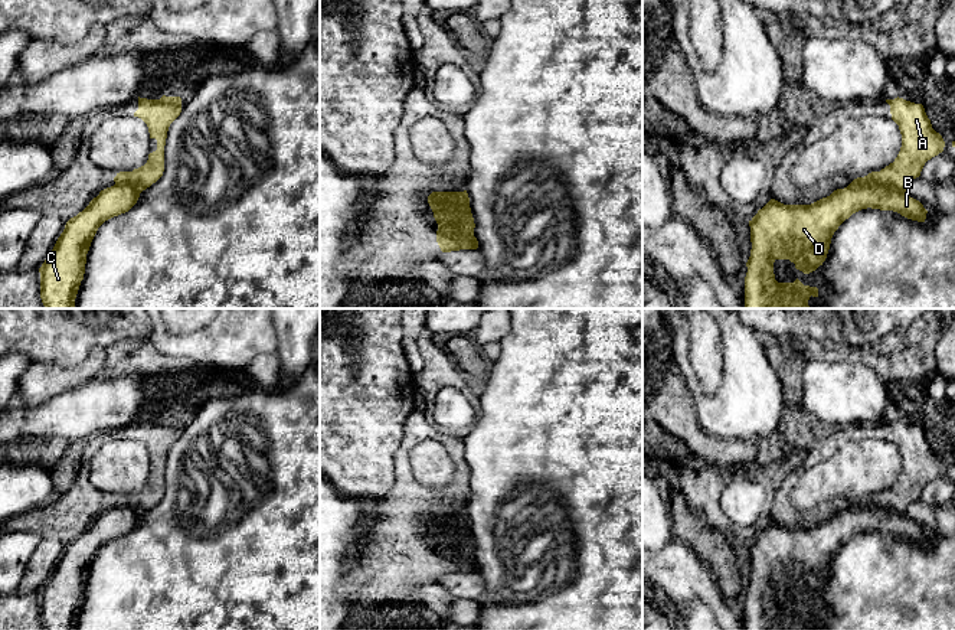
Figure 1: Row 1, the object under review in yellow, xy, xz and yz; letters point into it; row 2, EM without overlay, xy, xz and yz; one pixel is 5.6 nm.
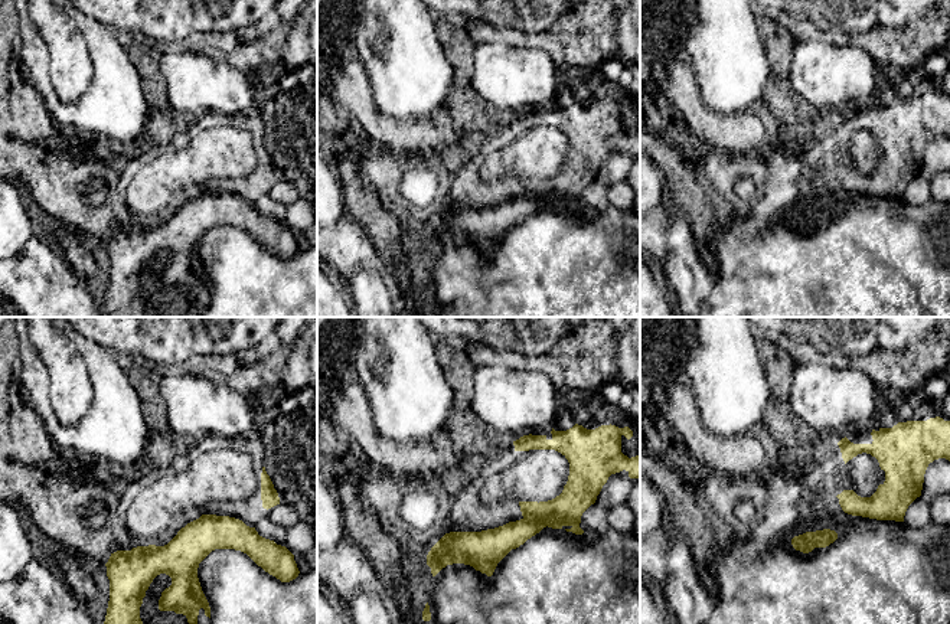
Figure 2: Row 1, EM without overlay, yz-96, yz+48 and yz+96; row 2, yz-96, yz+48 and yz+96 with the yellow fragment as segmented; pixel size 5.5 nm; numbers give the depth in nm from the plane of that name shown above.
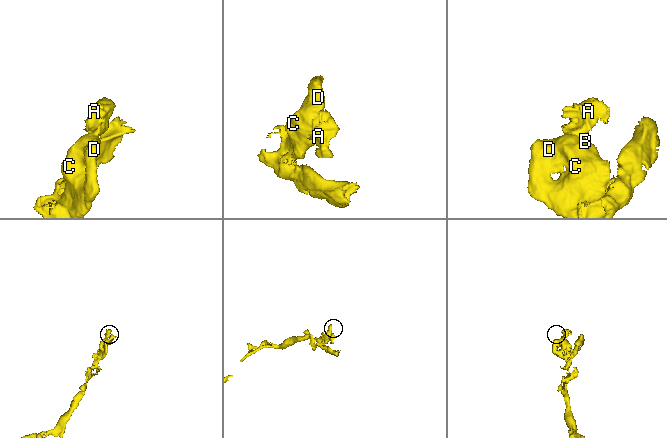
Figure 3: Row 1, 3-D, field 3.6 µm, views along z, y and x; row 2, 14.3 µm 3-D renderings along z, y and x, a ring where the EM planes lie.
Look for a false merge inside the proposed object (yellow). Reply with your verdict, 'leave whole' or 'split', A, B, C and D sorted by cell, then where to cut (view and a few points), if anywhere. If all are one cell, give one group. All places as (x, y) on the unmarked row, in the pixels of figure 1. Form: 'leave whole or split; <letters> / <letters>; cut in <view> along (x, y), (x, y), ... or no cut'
split; A / B C D; cut in yz along (854, 502), (885, 508), (903, 515)

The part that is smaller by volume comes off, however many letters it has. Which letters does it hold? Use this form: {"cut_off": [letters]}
{"cut_off": ["A"]}

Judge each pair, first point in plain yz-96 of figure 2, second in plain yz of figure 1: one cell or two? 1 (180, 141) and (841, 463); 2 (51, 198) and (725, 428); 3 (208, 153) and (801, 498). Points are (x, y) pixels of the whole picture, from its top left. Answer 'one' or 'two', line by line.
1: two
2: two
3: one

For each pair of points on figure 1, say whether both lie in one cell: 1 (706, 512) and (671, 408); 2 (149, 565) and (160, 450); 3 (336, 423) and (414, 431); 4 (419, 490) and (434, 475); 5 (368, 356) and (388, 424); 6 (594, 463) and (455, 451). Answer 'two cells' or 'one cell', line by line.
1: one cell
2: two cells
3: two cells
4: two cells
5: one cell
6: two cells

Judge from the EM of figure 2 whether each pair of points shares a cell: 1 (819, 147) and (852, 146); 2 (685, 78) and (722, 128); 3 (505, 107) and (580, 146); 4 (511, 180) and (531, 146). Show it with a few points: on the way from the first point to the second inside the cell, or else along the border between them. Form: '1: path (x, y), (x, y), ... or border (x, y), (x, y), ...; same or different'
1: border (854, 133), (845, 149), (851, 165), (864, 175); different
2: path (685, 92), (685, 98), (708, 121); same
3: border (524, 111), (515, 117), (499, 118); different
4: border (518, 177), (506, 175), (495, 180); different

